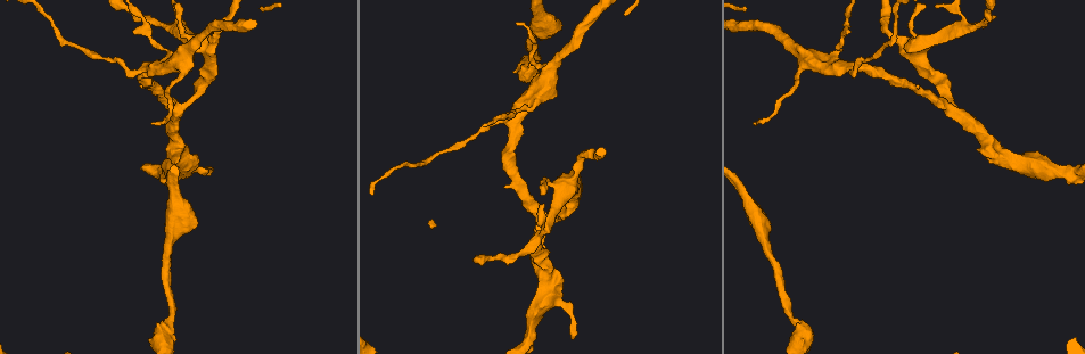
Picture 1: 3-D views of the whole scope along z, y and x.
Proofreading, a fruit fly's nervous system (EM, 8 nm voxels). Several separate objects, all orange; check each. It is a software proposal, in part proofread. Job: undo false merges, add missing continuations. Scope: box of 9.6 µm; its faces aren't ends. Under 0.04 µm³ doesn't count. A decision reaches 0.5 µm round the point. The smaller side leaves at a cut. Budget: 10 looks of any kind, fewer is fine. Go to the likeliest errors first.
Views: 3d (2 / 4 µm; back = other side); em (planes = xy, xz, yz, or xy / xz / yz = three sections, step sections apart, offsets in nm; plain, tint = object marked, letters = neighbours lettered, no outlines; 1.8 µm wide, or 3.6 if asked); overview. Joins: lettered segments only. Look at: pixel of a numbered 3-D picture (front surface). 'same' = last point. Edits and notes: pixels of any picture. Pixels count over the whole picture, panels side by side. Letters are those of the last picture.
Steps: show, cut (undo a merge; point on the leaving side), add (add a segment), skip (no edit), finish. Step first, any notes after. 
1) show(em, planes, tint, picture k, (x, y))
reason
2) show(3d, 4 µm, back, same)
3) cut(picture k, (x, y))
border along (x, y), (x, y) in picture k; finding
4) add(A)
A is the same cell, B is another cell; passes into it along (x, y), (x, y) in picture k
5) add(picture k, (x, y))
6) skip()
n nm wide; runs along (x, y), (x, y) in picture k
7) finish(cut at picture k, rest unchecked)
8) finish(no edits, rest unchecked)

show(em, yz, step 16, plain, picture 1, (528, 72))
thick turns thin

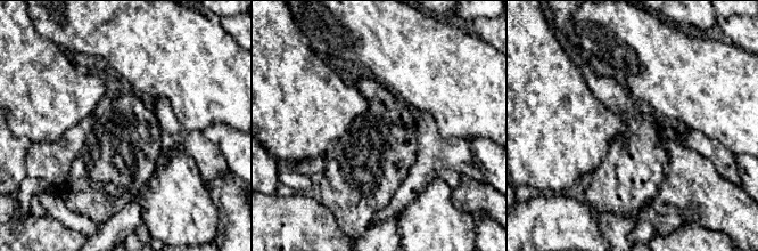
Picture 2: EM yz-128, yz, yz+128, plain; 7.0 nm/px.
show(em, yz, step 16, tint, same)

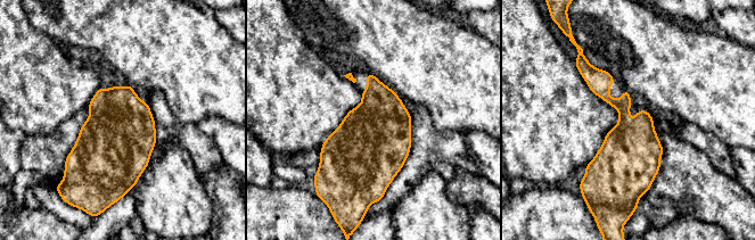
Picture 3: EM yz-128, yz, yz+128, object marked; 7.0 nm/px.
show(em, yz, step 16, letters, same)

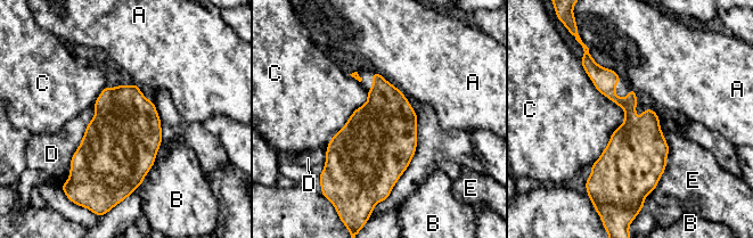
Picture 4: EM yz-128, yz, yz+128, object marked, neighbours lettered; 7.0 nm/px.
skip()
260 nm wide; A, B, C, D and E are other cells; border along (581, 64), (624, 112), (590, 165) in picture 4; one neuron here

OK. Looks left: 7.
show(em, planes, letters, picture 1, (947, 109))
arms part here

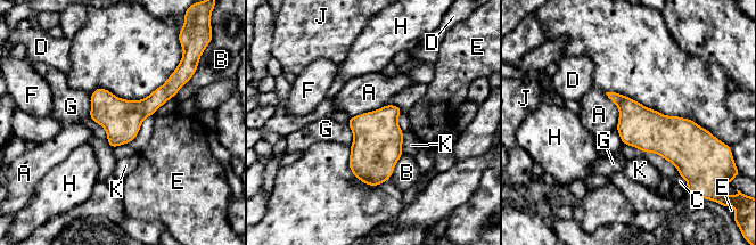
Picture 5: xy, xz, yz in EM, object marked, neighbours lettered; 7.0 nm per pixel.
skip()
A touches over 280 nm; A, B, C, D, E, F, G, H, J and K are other cells; border along (386, 104), (376, 109), (348, 117) in picture 5; continuous, no second neuron

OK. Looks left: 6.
show(em, planes, letters, picture 1, (919, 56))
side arm on a straight run

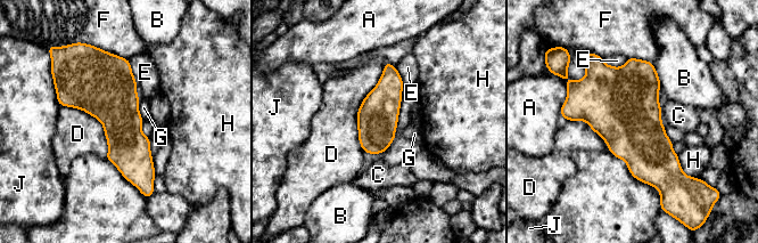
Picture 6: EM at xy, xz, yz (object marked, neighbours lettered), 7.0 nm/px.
skip()
D touches over 650 nm; A, B, C, D, E, F, G, H and J are other cells; border along (139, 99), (139, 114), (143, 120) in picture 6; one neuron here

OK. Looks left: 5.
show(3d, 2 µm, back, picture 1, (849, 66))
a fork

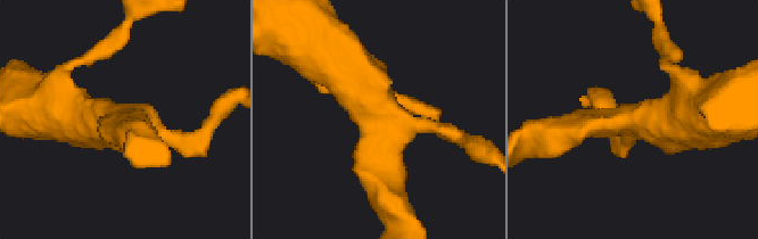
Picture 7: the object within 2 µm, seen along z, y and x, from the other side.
show(em, 3.6 µm, planes, letters, picture 7, (624, 125))
3 arms; now the EM

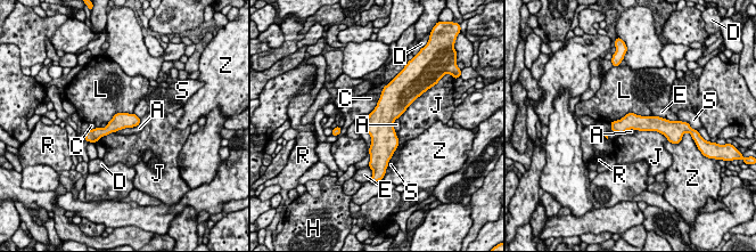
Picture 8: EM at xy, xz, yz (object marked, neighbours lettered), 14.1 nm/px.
skip()
220 nm wide; A, C, D, E, H, J, L, R, S and Z are other cells; border along (141, 119), (136, 126), (115, 131) in picture 8; all the same neuron

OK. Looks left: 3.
finish(no edits, rest unchecked)

